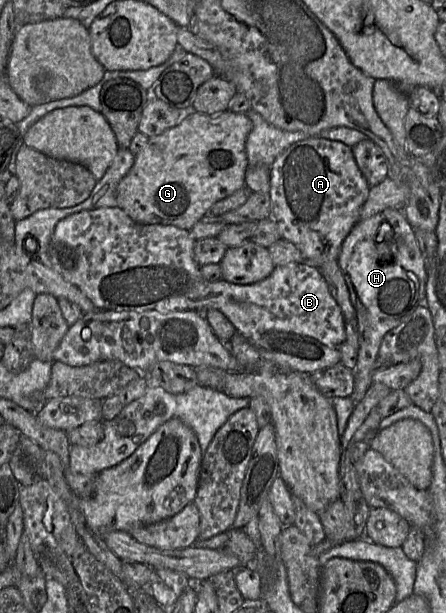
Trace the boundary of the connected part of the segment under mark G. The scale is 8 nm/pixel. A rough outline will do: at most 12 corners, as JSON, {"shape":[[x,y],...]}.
{"shape":[[195,111],[117,185],[140,224],[190,230],[245,186],[245,113]]}

